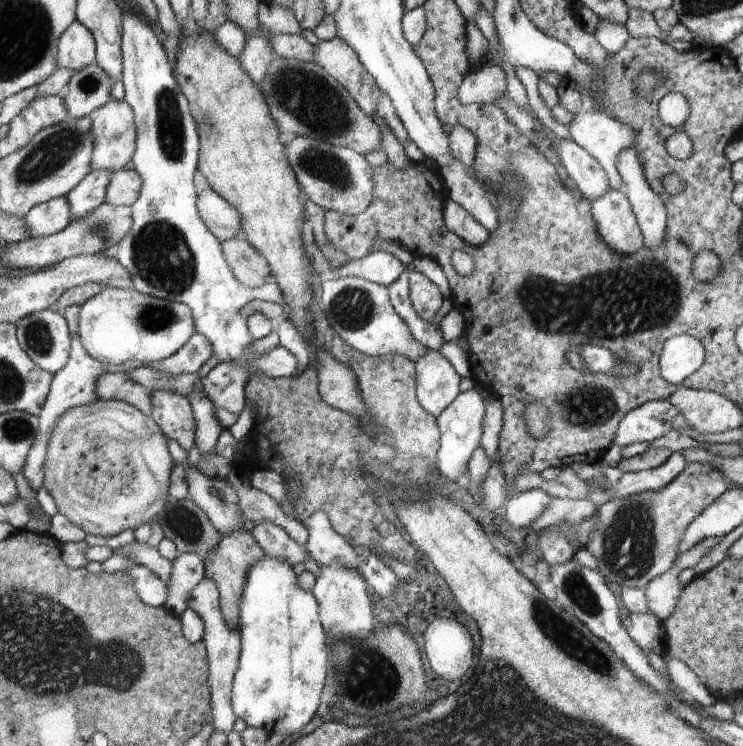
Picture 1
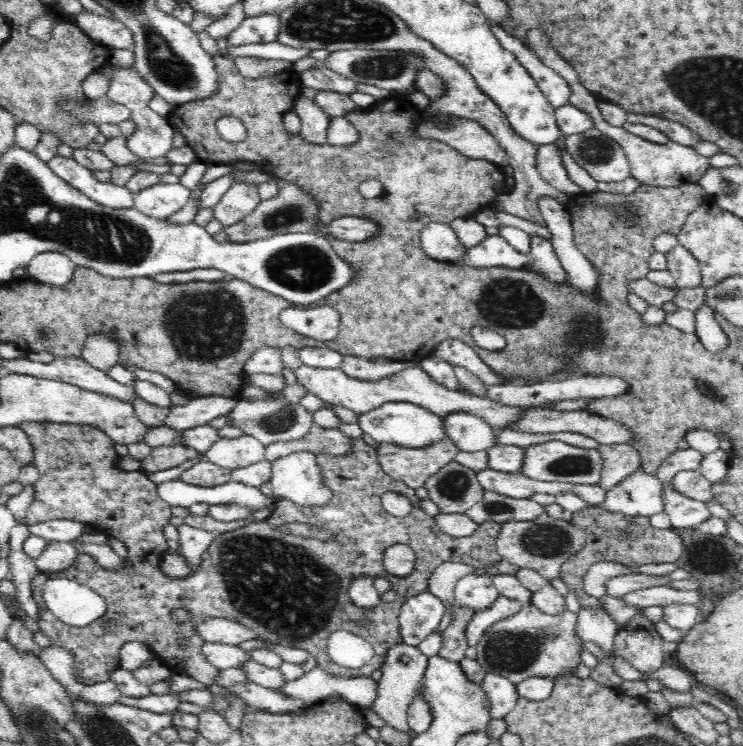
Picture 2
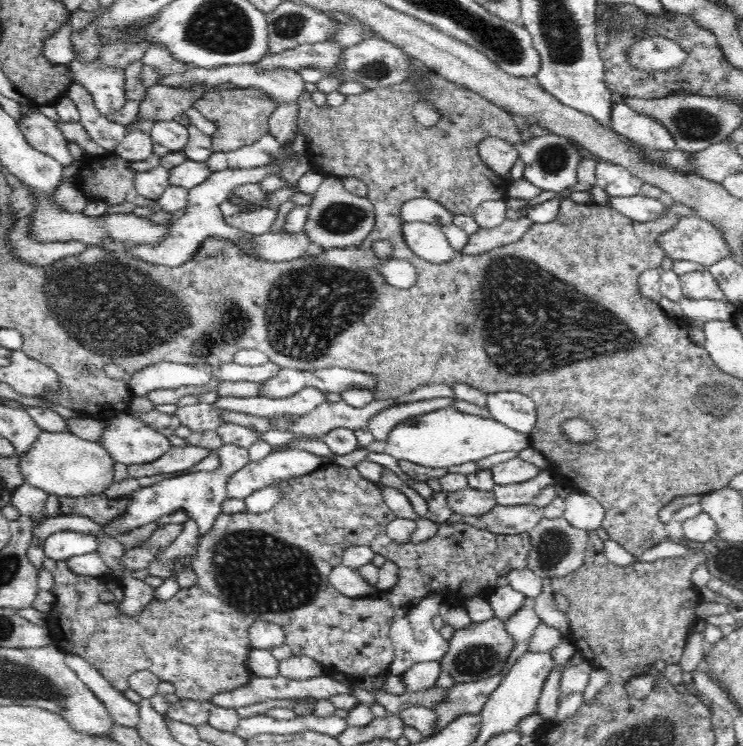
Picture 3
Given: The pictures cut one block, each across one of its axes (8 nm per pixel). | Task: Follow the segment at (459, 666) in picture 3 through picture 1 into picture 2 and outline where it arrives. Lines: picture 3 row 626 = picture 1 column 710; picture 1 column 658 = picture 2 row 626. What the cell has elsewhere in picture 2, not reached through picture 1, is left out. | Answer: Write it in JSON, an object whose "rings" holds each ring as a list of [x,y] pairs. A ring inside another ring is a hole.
{"rings":[[[531,603],[526,604],[518,614],[500,619],[485,630],[484,636],[477,642],[475,659],[486,673],[502,675],[514,685],[532,676],[556,680],[576,675],[577,666],[582,664],[580,654],[584,644],[576,634],[576,623],[577,614],[567,608],[562,614],[552,616],[540,612]]]}

